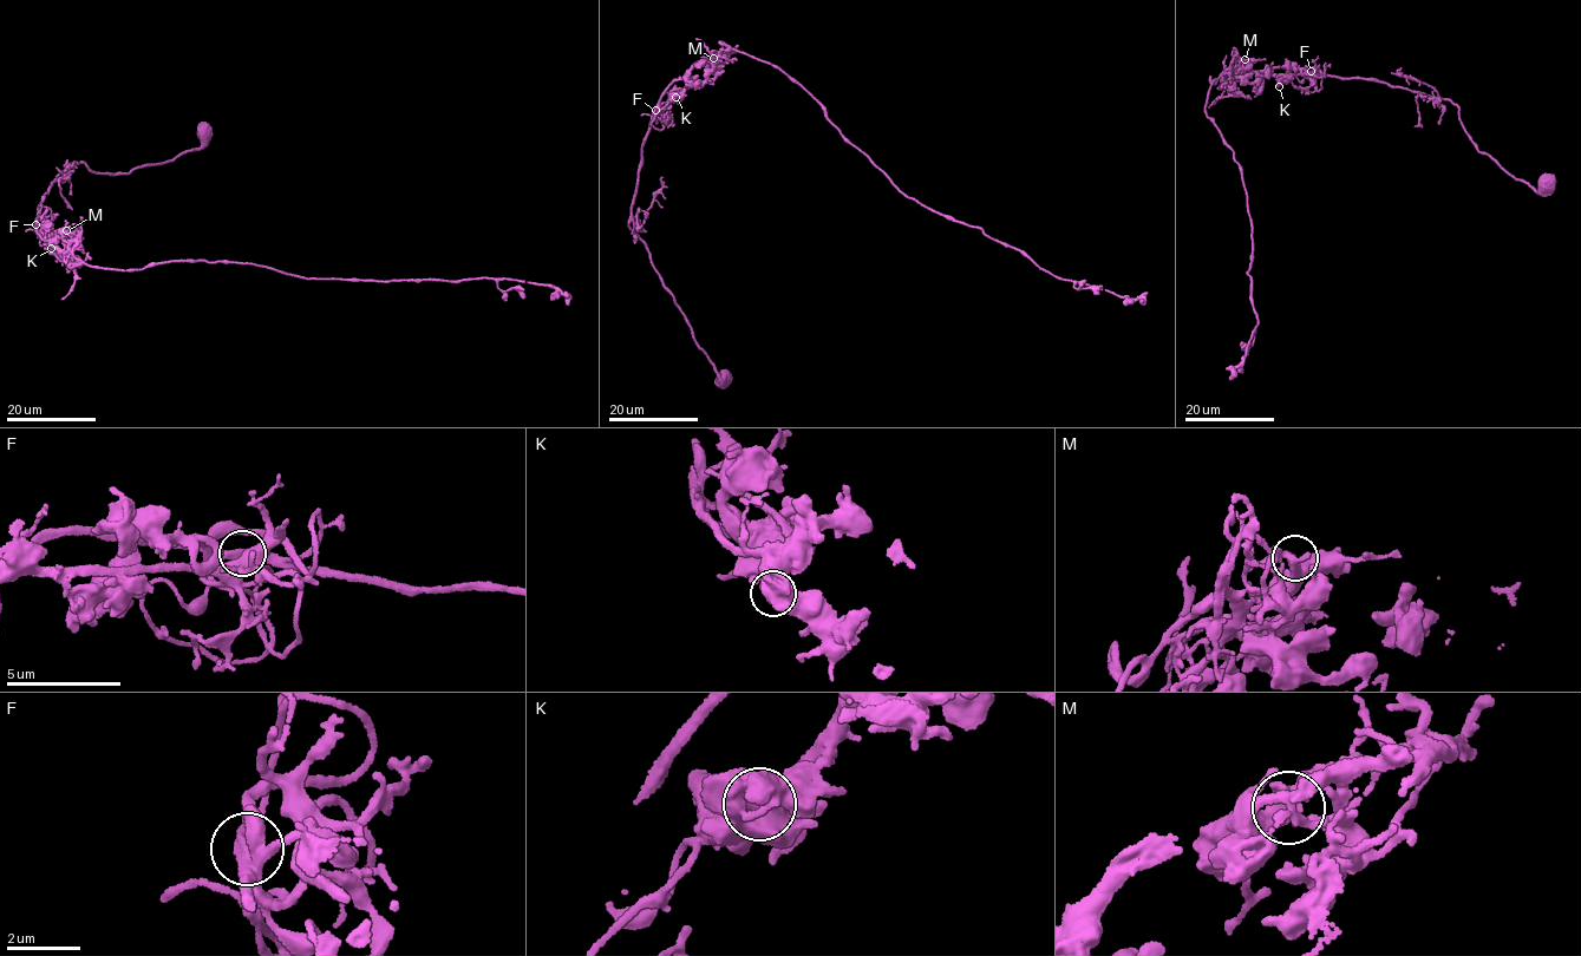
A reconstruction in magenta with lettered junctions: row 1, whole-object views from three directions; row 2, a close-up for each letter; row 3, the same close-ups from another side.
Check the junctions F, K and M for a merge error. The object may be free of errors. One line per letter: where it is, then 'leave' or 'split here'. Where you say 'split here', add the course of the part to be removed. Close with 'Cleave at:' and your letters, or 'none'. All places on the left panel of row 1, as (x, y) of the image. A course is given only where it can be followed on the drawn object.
F: at (36, 224); split here; foreign part runs (37, 224), (40, 235), (59, 240)
K: at (51, 248); leave
M: at (66, 230); leave
Cleave at: F

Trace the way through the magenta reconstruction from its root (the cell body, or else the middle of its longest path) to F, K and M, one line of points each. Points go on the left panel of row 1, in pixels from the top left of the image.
F: (206, 131), (210, 138), (198, 149), (130, 172), (99, 174), (83, 162), (70, 167), (49, 187), (37, 224)
K: (206, 131), (198, 149), (130, 172), (70, 167), (37, 209), (34, 226), (51, 248)
M: (206, 131), (198, 149), (130, 172), (70, 167), (49, 187), (34, 224), (58, 250), (66, 249), (66, 230)

